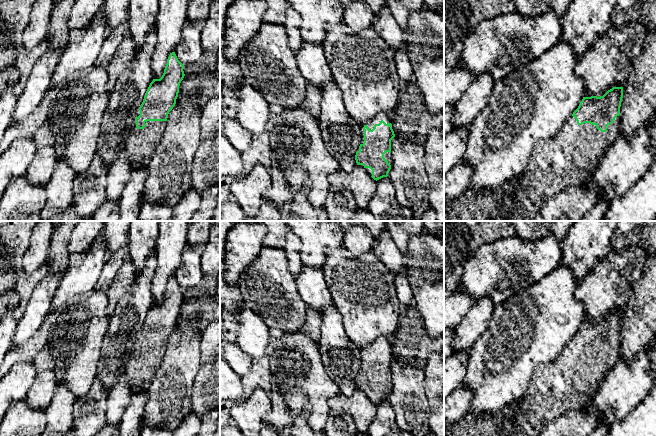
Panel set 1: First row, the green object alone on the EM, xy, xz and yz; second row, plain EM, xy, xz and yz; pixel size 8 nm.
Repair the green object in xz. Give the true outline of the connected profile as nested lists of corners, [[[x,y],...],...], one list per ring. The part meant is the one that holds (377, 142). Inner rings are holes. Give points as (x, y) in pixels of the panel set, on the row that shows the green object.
[[[378,113],[361,126],[361,144],[355,155],[360,165],[374,180],[387,177],[391,169],[391,140],[395,137],[386,113]]]

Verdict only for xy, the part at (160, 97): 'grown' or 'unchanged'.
grown

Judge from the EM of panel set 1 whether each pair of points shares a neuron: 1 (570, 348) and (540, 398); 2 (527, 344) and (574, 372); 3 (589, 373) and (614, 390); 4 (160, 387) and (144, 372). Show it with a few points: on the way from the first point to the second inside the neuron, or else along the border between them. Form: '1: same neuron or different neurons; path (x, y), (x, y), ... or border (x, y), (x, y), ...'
1: same neuron; path (570, 360), (570, 365), (549, 386)
2: different neurons; border (570, 340), (555, 359)
3: different neurons; border (619, 356), (606, 375)
4: different neurons; border (161, 358), (161, 363), (150, 385), (145, 390)

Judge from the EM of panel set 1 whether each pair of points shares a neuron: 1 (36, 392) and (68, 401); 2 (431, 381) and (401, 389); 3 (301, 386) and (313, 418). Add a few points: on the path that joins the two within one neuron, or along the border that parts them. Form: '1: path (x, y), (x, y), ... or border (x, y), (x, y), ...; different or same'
1: border (58, 385), (50, 404), (42, 412); different
2: border (422, 370), (424, 373), (425, 395), (429, 406); different
3: path (309, 394), (314, 399), (314, 410); same

